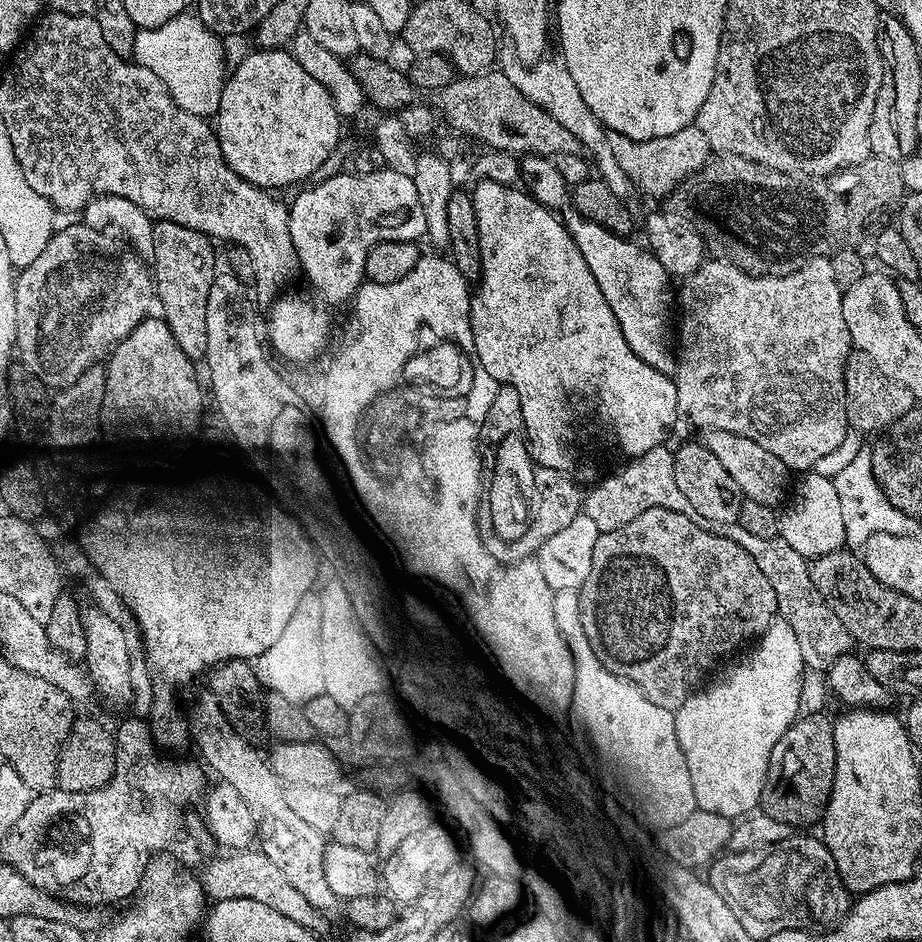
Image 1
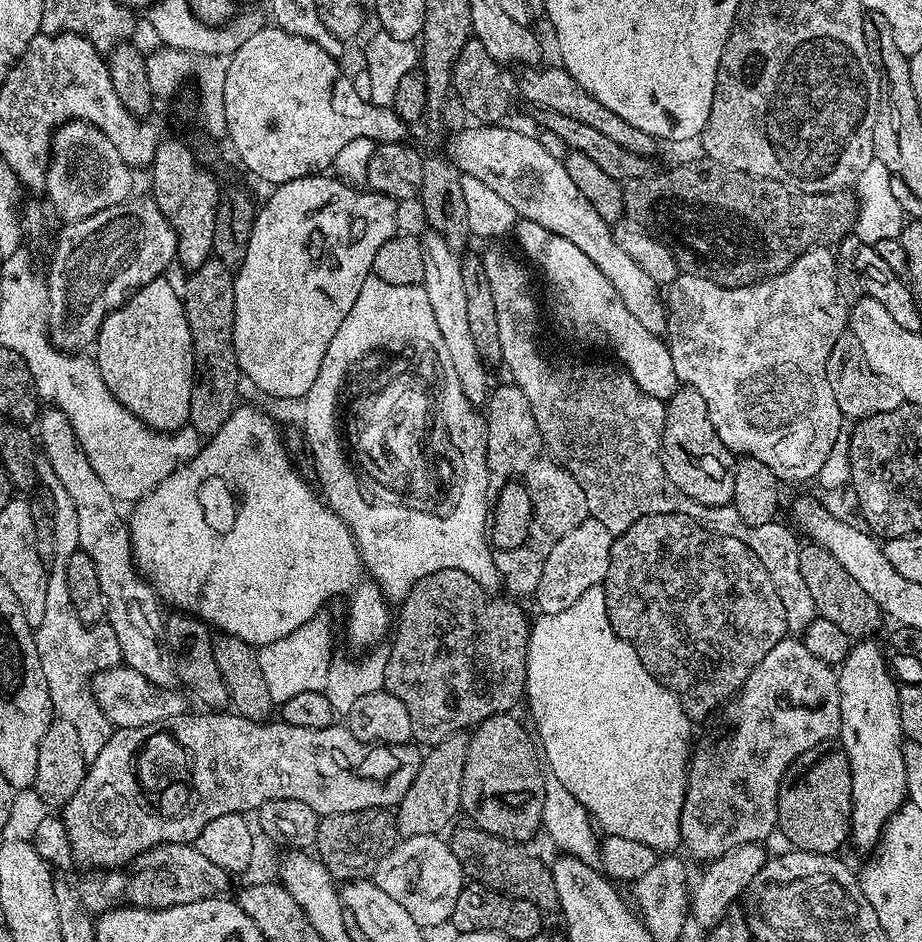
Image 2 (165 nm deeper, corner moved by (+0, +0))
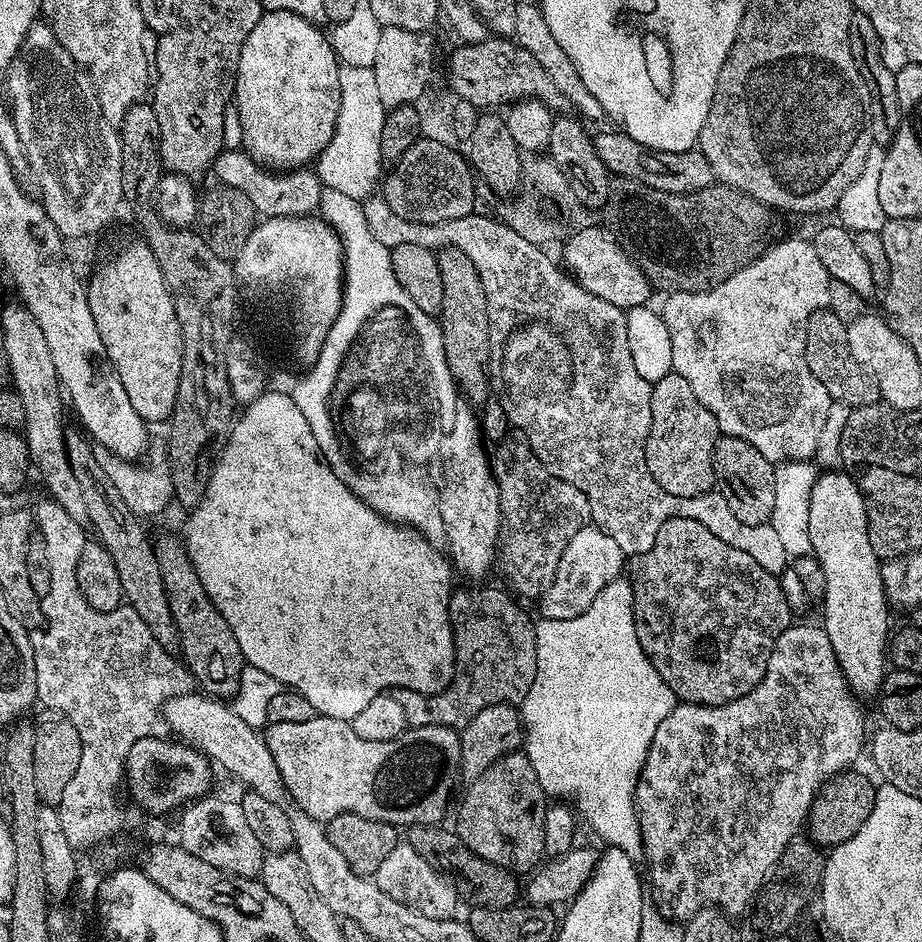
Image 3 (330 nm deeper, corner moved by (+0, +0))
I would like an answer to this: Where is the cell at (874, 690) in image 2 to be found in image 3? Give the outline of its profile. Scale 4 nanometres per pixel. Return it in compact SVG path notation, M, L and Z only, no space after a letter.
M824 470L816 477L814 490L810 494L810 546L811 555L815 556L822 566L824 575L822 627L824 633L830 638L830 646L834 646L834 658L838 658L840 674L857 698L875 697L886 675L886 653L890 639L890 627L888 628L890 605L884 593L884 583L880 573L882 562L874 554L874 546L870 546L864 496L860 493L860 487L843 470Z

